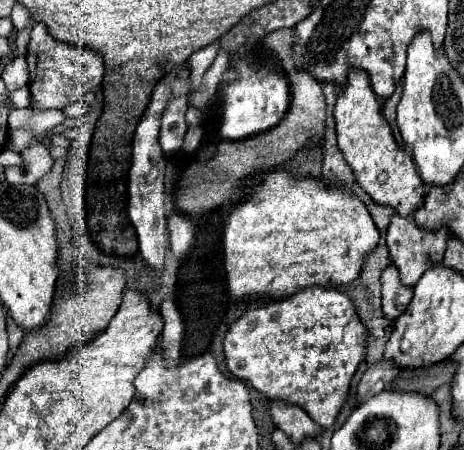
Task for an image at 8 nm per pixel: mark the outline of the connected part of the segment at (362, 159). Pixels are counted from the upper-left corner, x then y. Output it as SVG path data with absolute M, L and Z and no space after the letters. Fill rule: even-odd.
M350 71L346 87L340 89L336 109L338 147L352 167L358 185L380 205L396 209L402 217L424 205L424 183L416 173L416 163L408 163L408 153L394 141L392 129L382 117L380 101L368 83L366 71Z

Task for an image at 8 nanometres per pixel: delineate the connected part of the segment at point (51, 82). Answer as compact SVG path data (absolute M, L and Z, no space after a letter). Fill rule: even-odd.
M34 23L28 43L28 67L30 67L30 105L34 109L64 109L82 99L90 89L98 89L104 75L104 59L98 51L56 41L48 35L46 27Z

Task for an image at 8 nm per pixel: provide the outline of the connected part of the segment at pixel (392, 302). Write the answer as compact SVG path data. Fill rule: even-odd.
M390 265L382 275L382 305L384 305L384 317L394 321L398 315L404 313L412 299L414 291L410 287L404 287L398 277L398 269Z

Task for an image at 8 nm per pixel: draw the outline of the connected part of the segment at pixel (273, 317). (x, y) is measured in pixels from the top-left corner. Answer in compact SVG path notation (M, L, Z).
M312 285L286 299L274 301L264 307L256 307L238 317L224 339L226 365L238 379L246 381L268 399L284 399L300 405L320 427L330 427L342 403L348 397L348 387L356 367L364 359L368 331L356 315L352 299L340 289L328 289Z

